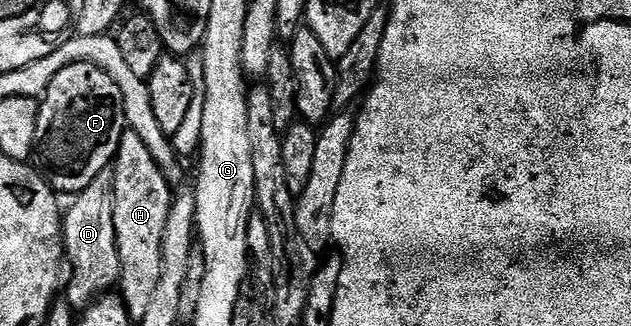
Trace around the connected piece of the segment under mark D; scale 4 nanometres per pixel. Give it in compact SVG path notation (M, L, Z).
M114 171L97 174L89 187L72 199L75 201L72 202L71 209L66 209L63 218L63 250L69 265L65 299L76 310L90 308L100 296L108 295L119 283L121 258L117 246L117 230L113 222L114 181Z

